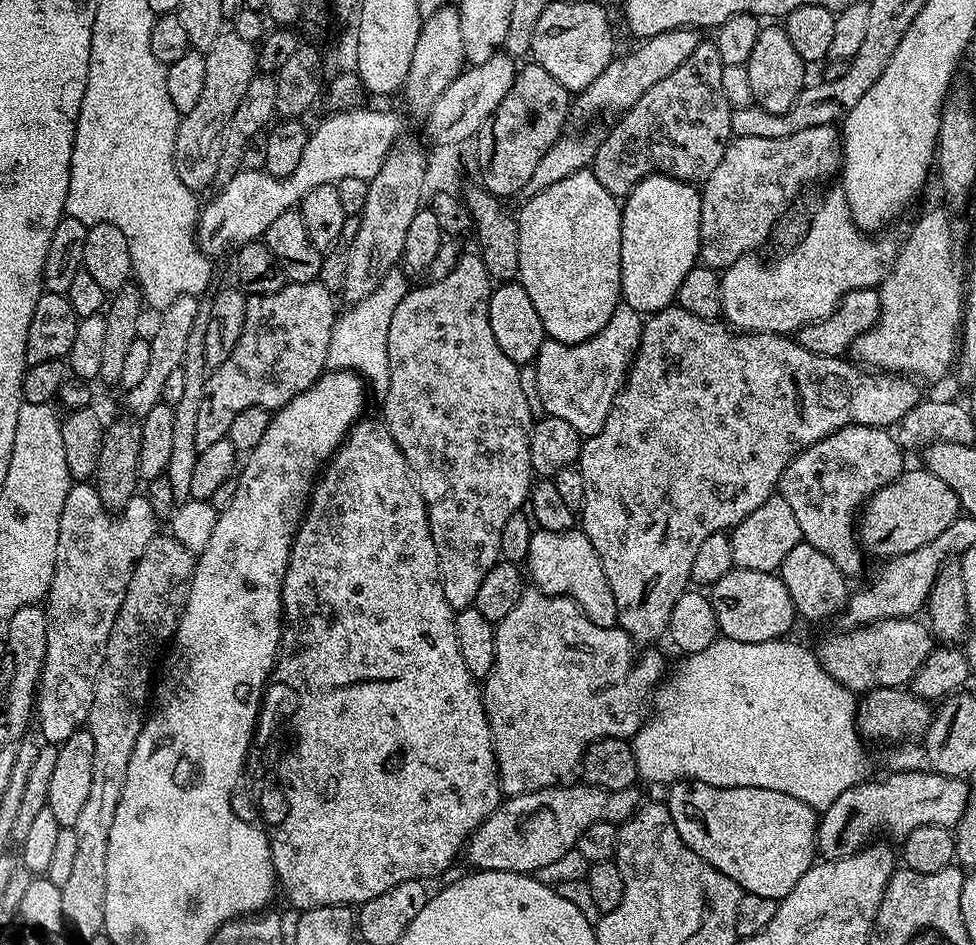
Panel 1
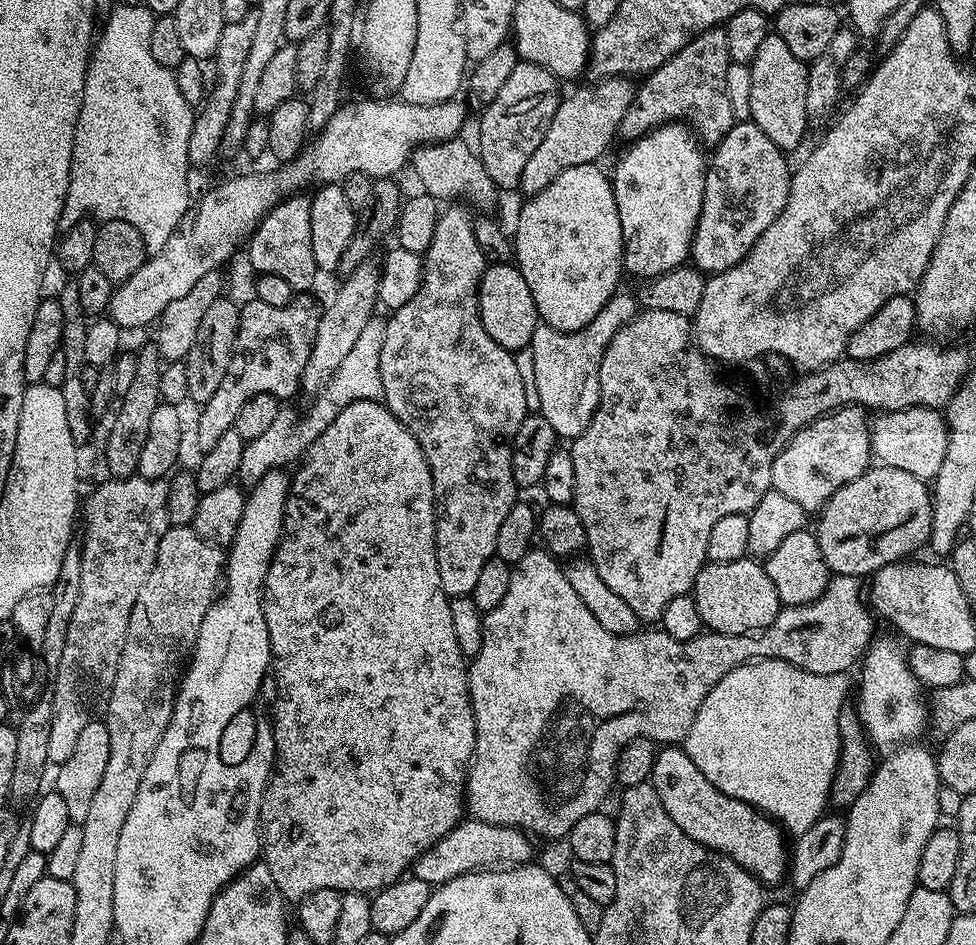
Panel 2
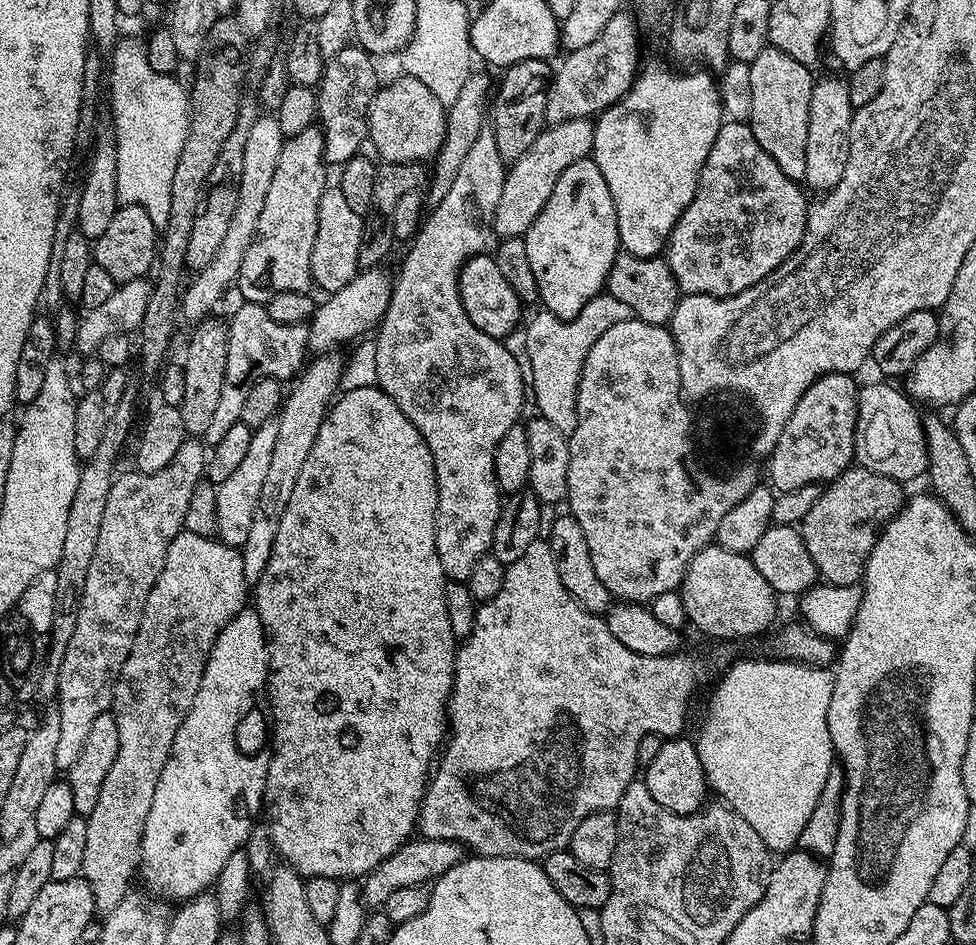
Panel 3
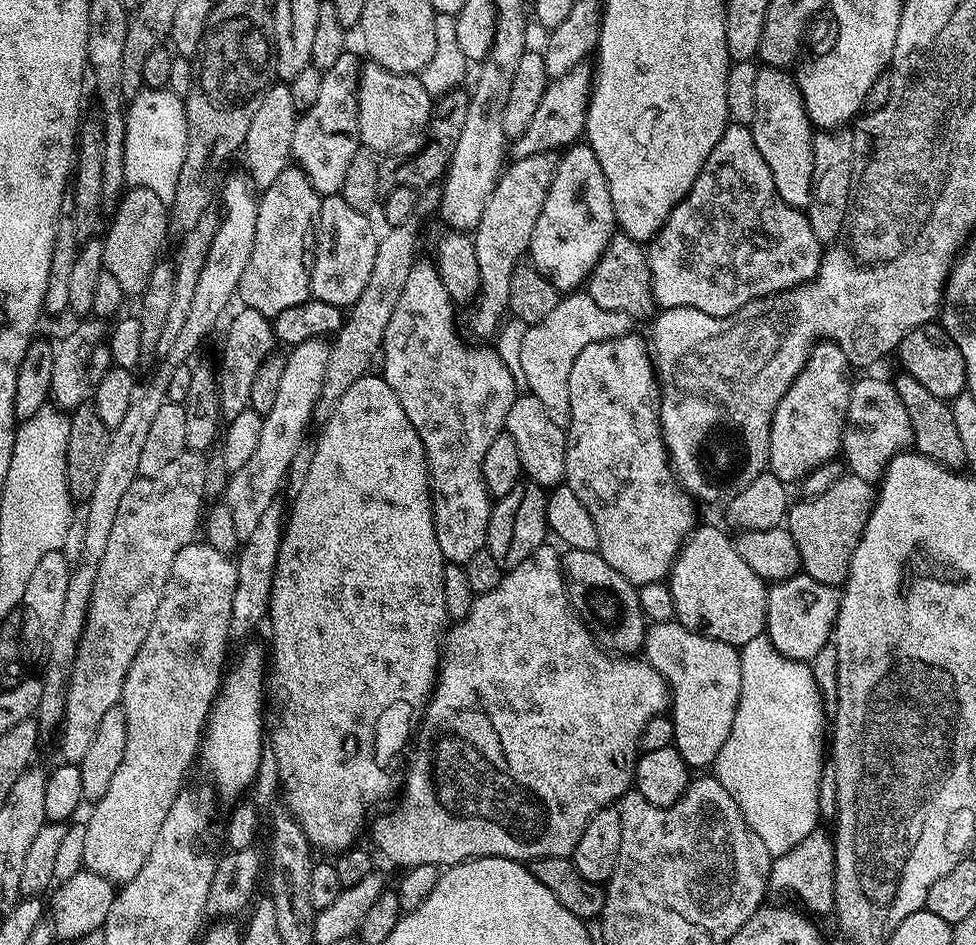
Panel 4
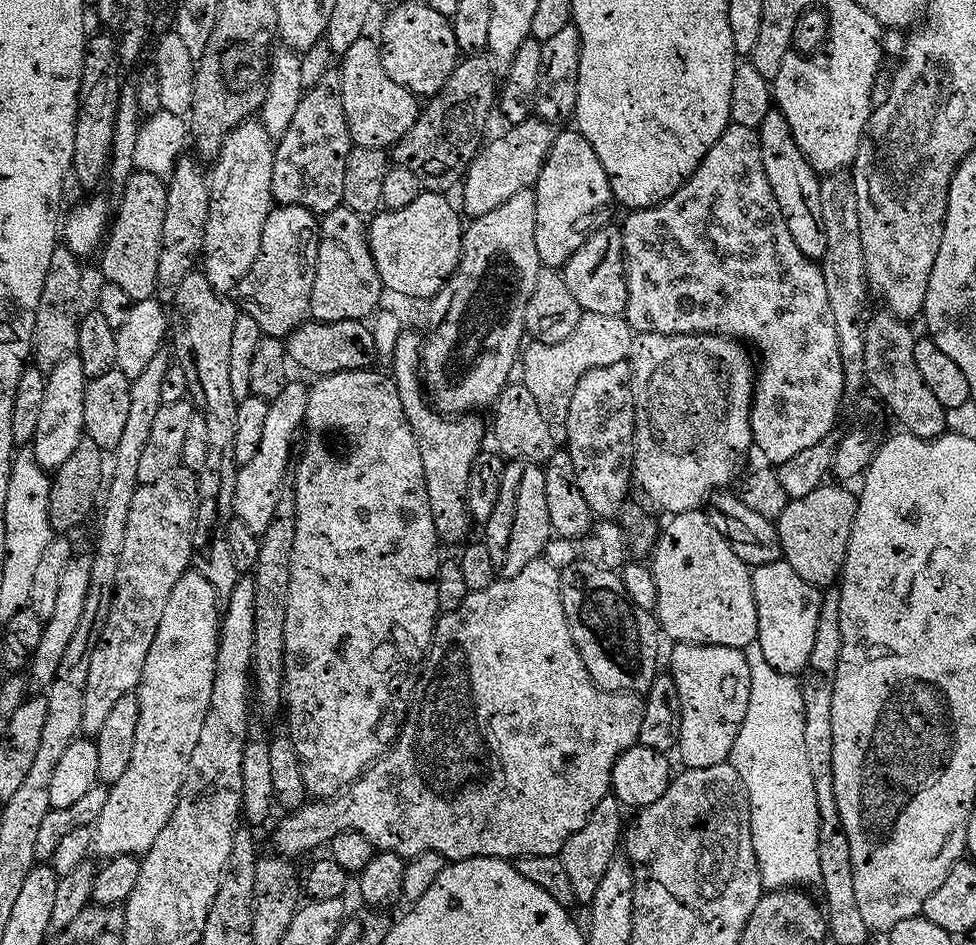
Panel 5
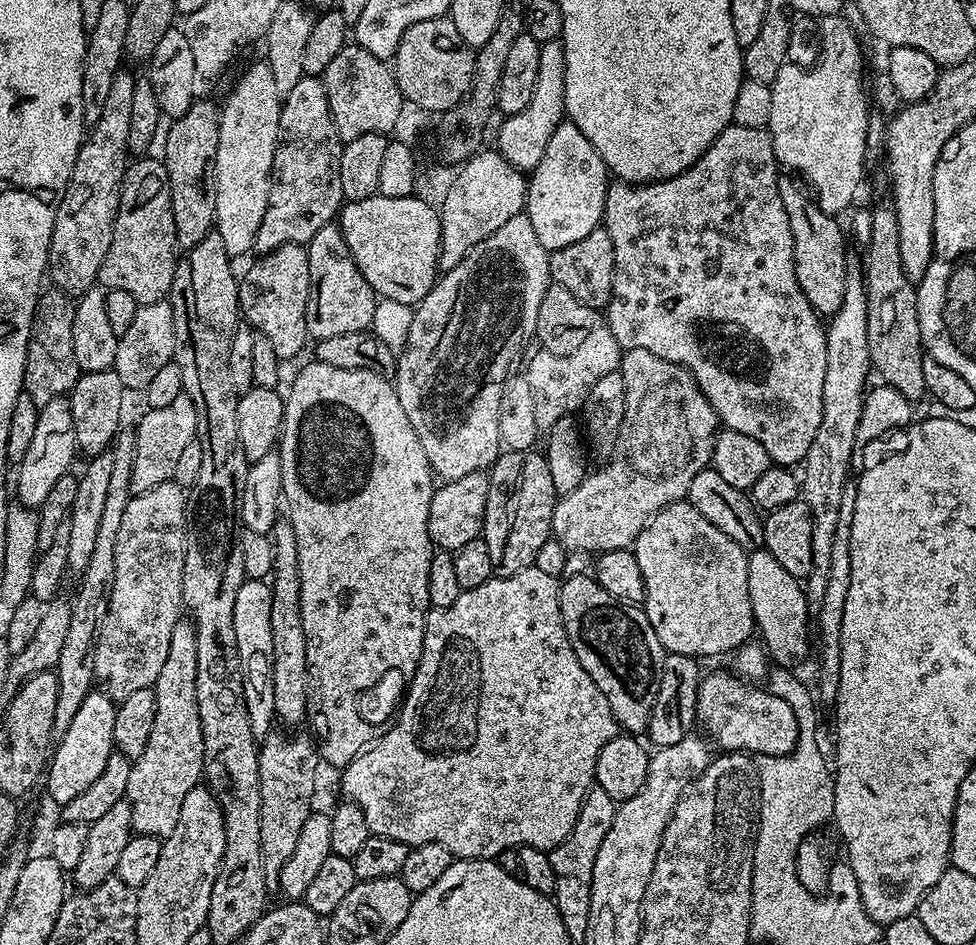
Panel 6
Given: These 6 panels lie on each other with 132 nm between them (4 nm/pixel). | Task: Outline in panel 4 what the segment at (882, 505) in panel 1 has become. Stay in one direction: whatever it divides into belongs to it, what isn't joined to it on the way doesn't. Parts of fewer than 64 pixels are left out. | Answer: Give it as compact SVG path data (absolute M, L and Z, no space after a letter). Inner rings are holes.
M845 474L830 490L817 496L800 498L788 509L786 527L798 546L803 575L823 584L843 585L848 579L848 564L860 541L862 530L872 513L874 488L862 478Z

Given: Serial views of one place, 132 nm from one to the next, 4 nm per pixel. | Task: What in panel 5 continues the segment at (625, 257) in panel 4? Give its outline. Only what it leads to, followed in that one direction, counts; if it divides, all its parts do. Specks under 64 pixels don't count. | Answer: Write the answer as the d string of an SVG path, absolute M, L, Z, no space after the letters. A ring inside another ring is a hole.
M609 222L594 230L594 234L590 234L564 263L562 271L566 287L584 312L619 316L626 306L628 269L624 258L624 233L614 224Z

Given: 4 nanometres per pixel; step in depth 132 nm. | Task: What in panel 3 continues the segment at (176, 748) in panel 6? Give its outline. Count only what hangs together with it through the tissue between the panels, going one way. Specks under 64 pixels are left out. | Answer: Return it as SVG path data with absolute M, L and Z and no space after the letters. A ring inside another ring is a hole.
M180 531L166 550L166 562L158 582L150 590L142 610L142 622L134 638L134 646L122 666L112 691L112 717L118 722L118 758L102 782L102 795L94 810L86 817L86 854L82 857L82 878L94 894L96 911L107 914L126 898L133 887L132 876L137 875L140 862L142 834L146 826L146 814L154 802L154 790L158 778L162 778L162 766L166 766L170 750L174 746L174 734L178 726L190 714L194 698L200 689L204 667L210 650L222 634L222 630L249 603L250 585L246 582L240 549L224 544L219 538L199 536Z

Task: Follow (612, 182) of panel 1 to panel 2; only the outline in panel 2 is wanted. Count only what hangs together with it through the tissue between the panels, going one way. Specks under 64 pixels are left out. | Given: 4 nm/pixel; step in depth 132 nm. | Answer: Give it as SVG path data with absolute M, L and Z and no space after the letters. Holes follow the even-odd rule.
M723 27L698 33L678 50L678 54L639 81L635 96L621 120L619 139L631 142L669 122L683 122L701 145L715 146L722 142L724 135L737 123L734 110L730 110L730 97L726 95L726 70L731 63L730 46L726 46Z

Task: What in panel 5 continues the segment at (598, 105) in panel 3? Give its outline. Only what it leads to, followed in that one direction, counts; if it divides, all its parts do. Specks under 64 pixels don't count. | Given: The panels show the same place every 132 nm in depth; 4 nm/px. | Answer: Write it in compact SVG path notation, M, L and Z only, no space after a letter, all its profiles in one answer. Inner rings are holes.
M529 118L521 124L514 124L505 129L501 136L494 137L489 144L487 141L468 164L468 171L464 173L462 181L462 212L465 217L475 218L490 214L494 206L502 206L502 202L518 194L518 190L532 188L557 133L557 129L549 121L539 118Z

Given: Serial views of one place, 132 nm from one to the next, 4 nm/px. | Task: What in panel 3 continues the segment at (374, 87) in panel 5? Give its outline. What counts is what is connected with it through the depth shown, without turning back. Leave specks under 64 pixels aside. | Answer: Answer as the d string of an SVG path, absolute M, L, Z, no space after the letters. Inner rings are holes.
M400 74L397 80L385 83L376 92L368 111L368 140L376 147L375 155L386 164L411 164L428 162L436 157L446 134L446 105L430 92L416 77Z

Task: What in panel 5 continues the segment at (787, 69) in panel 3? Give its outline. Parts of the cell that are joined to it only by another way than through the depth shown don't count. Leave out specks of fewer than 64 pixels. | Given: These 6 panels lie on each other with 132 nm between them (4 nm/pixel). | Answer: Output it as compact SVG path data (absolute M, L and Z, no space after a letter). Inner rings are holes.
M773 110L762 118L759 126L760 153L762 154L762 170L766 170L766 178L770 182L770 190L774 190L774 198L778 202L778 210L782 210L782 218L786 218L786 226L790 234L794 234L794 243L806 258L814 262L823 261L828 247L824 225L820 223L821 177L808 159L798 150L798 142L794 142L794 134L779 110Z

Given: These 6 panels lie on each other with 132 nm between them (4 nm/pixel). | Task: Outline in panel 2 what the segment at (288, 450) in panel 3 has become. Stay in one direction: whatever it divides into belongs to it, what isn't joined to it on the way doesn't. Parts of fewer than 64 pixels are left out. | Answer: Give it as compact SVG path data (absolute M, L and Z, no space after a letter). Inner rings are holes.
M375 259L362 262L354 274L343 277L340 289L336 292L336 297L329 302L320 313L318 330L314 334L314 346L310 350L310 362L306 364L306 370L302 374L301 389L306 393L315 394L328 385L330 378L342 366L346 354L354 347L354 342L358 342L362 329L366 327L374 318L372 311L378 308L378 286L380 285L380 264Z

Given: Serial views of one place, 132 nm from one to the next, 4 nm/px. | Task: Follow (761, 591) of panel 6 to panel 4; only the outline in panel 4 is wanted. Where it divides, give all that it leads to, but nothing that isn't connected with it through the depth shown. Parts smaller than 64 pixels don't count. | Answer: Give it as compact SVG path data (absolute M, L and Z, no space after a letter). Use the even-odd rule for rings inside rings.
M803 574L789 580L777 580L768 588L768 622L770 642L790 660L811 662L814 654L833 639L841 593L831 584L823 584Z

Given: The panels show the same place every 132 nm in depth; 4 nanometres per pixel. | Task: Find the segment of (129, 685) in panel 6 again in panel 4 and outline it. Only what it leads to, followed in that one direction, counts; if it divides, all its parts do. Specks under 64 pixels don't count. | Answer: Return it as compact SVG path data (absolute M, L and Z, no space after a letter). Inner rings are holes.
M185 450L181 456L174 458L174 462L170 462L170 466L162 469L162 474L140 476L130 482L130 490L122 494L114 527L110 529L110 538L106 538L106 554L102 554L100 559L98 578L94 582L94 590L88 603L88 621L84 633L80 635L80 645L68 674L68 687L64 694L60 752L64 755L61 757L69 764L79 765L80 760L86 758L86 753L94 743L98 722L102 722L106 710L120 704L126 674L134 662L134 654L138 654L142 642L146 642L146 633L150 630L150 622L154 622L154 614L158 614L158 602L162 602L162 590L170 578L174 558L178 558L178 550L182 550L182 546L197 539L206 499L204 487L208 464L204 459L201 453Z

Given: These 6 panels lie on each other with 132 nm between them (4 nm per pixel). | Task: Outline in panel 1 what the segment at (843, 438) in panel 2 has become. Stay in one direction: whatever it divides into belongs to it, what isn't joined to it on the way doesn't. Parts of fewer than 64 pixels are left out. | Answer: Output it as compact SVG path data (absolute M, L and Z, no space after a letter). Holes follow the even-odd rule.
M847 424L842 430L814 442L814 446L797 452L778 485L778 494L798 517L803 543L822 550L849 578L859 574L865 560L857 540L858 513L864 501L882 486L897 480L906 468L901 445L898 440L896 445L892 434L886 428Z

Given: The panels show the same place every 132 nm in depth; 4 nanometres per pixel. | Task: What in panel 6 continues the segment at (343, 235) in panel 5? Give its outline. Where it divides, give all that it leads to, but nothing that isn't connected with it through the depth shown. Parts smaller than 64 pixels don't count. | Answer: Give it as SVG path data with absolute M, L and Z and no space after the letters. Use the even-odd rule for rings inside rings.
M339 223L322 226L318 234L308 241L310 262L310 298L306 306L306 330L313 341L335 338L337 334L354 334L371 329L378 297L376 291L362 278L362 270L346 246Z

